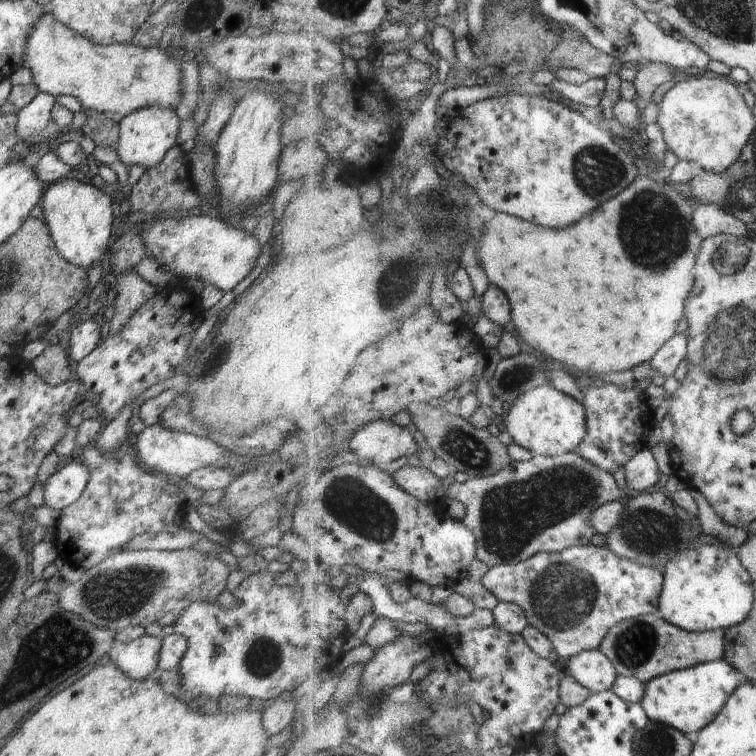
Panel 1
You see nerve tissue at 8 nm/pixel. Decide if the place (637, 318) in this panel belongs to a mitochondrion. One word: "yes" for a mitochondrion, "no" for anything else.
no

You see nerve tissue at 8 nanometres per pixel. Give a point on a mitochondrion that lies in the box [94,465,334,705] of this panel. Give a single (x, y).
(264, 657)

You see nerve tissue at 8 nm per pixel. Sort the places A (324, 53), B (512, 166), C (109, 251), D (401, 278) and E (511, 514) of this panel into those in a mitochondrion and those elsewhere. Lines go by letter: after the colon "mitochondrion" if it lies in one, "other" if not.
A: other
B: other
C: other
D: mitochondrion
E: mitochondrion

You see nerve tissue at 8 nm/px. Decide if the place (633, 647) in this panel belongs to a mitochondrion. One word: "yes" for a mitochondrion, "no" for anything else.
yes

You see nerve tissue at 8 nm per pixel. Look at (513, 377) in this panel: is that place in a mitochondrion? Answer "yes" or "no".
yes

